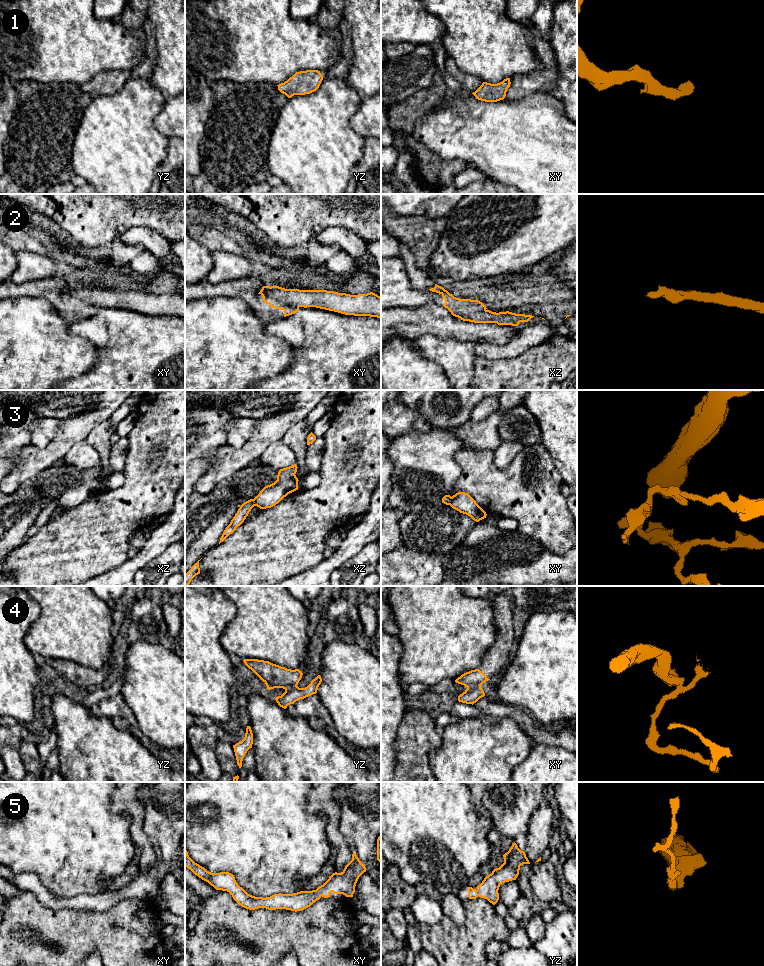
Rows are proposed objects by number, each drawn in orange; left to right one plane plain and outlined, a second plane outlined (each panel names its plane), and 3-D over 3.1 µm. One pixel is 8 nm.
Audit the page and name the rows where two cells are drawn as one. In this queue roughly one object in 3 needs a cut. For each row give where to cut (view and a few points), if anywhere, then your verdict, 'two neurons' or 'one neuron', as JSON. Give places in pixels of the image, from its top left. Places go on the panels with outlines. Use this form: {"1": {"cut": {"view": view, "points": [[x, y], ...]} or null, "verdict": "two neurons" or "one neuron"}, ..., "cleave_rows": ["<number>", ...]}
{"1": {"cut": null, "verdict": "one neuron"}, "2": {"cut": null, "verdict": "one neuron"}, "3": {"cut": {"view": "xy", "points": [[451, 497], [449, 504]]}, "verdict": "two neurons"}, "4": {"cut": {"view": "xy", "points": [[480, 685], [467, 688]]}, "verdict": "two neurons"}, "5": {"cut": null, "verdict": "one neuron"}, "cleave_rows": ["3", "4"]}

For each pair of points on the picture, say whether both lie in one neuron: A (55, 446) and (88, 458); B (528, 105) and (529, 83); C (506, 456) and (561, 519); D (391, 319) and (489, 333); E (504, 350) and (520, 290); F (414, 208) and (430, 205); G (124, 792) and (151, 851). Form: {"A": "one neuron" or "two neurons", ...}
{"A": "two neurons", "B": "two neurons", "C": "two neurons", "D": "one neuron", "E": "two neurons", "F": "one neuron", "G": "one neuron"}

